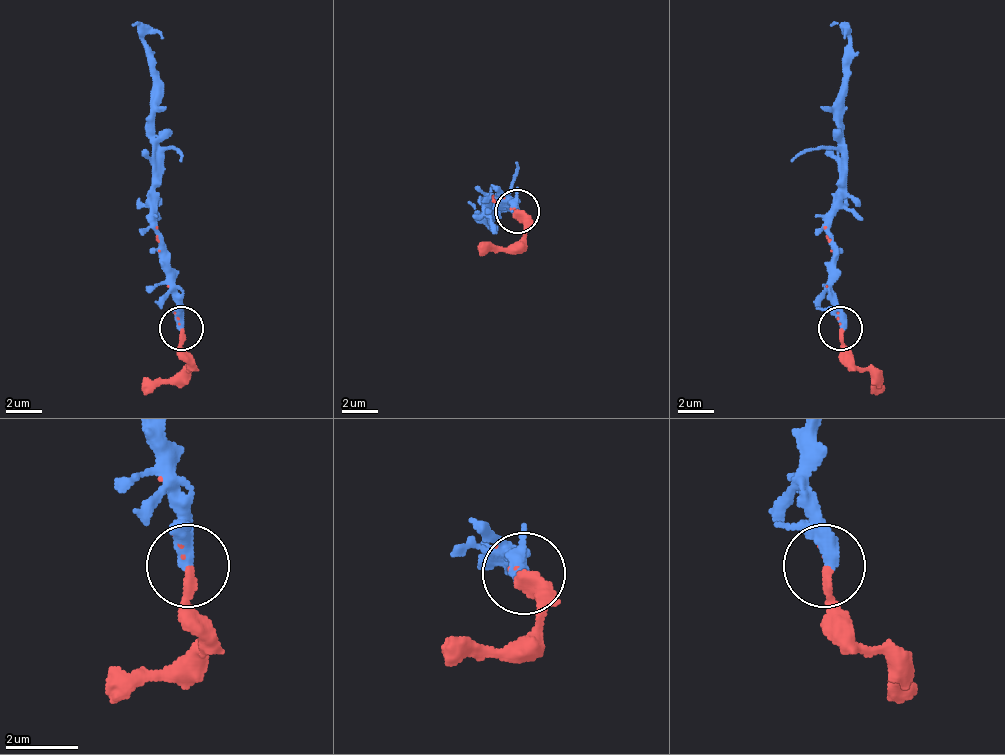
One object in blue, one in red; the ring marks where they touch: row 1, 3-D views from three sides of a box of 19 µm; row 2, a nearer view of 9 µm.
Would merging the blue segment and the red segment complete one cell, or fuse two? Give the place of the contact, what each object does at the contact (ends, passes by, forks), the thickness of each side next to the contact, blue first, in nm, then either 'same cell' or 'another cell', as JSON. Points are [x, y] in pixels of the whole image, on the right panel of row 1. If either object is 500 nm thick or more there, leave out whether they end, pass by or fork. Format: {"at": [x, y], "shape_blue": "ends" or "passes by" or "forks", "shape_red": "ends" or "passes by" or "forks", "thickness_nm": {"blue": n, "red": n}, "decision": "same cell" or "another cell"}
{"at": [840, 328], "shape_blue": "ends", "shape_red": "ends", "thickness_nm": {"blue": 440, "red": 240}, "decision": "same cell"}

